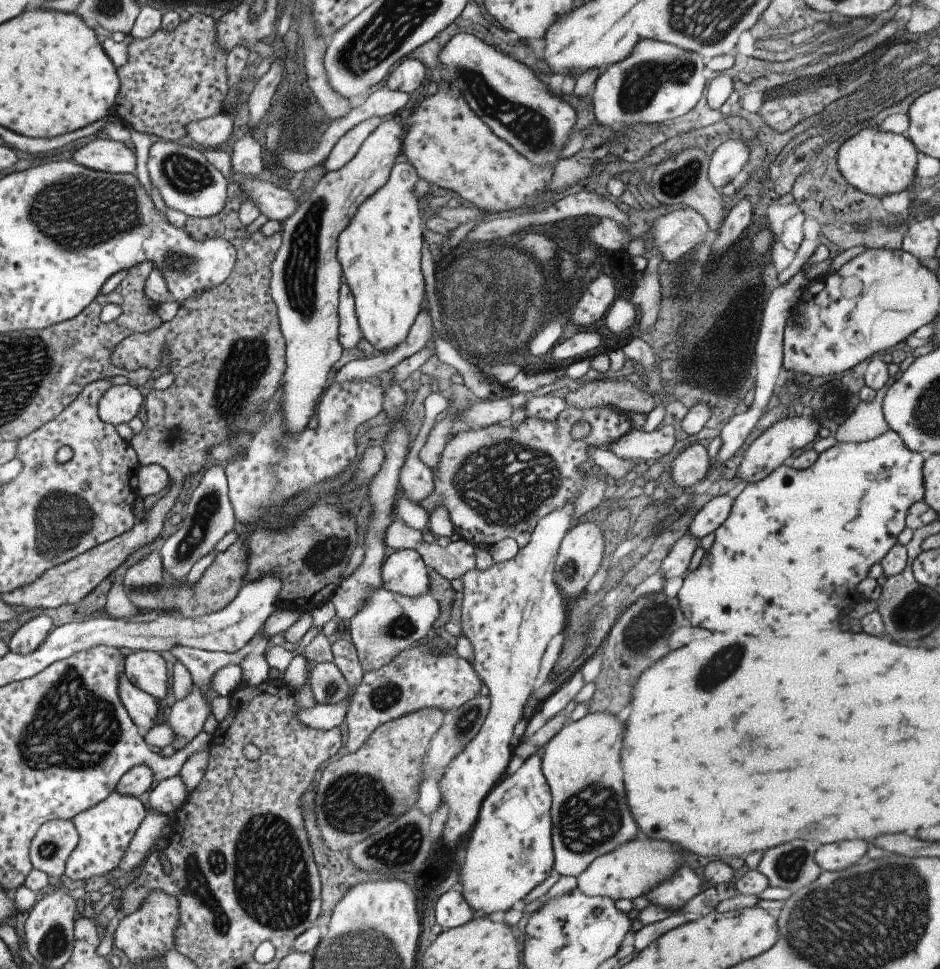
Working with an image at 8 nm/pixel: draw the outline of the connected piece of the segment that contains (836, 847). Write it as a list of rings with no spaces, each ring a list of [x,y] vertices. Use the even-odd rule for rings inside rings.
[[[848,840],[822,846],[815,852],[816,862],[823,871],[838,871],[856,864],[867,854],[869,843],[864,840]]]

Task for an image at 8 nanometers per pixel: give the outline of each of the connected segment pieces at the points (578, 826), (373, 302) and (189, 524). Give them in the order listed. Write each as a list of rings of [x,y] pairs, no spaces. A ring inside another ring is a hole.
[[[604,711],[588,713],[577,721],[572,721],[562,727],[562,730],[546,743],[544,748],[544,758],[542,758],[541,769],[543,775],[546,777],[549,789],[551,790],[552,804],[551,804],[551,839],[553,842],[554,864],[553,868],[560,875],[578,876],[584,872],[588,865],[599,856],[612,852],[614,848],[620,847],[622,843],[630,843],[632,838],[636,838],[638,826],[632,820],[632,814],[628,810],[626,804],[626,792],[624,792],[624,782],[622,782],[622,766],[620,766],[620,754],[622,754],[622,736],[625,736],[624,730],[625,722],[621,722],[614,713]]]
[[[409,162],[395,164],[388,182],[360,205],[358,212],[351,218],[351,223],[338,237],[337,257],[354,297],[362,337],[381,352],[393,351],[406,340],[425,297],[425,282],[421,269],[421,252],[425,242],[422,236],[424,224],[420,217],[419,198],[416,198],[413,192],[418,179],[420,178],[416,169]]]
[[[211,467],[206,470],[199,486],[193,491],[188,506],[186,517],[181,520],[180,529],[175,531],[162,544],[159,557],[162,561],[164,572],[168,572],[174,582],[184,583],[192,566],[215,550],[216,543],[224,538],[227,532],[234,530],[236,524],[235,514],[229,499],[229,488],[223,467]]]

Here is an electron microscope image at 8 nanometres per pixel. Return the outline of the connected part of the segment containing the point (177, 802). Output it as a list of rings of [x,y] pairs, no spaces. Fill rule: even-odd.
[[[178,774],[161,780],[148,794],[148,800],[154,810],[168,815],[178,810],[187,801],[187,796],[186,783]]]

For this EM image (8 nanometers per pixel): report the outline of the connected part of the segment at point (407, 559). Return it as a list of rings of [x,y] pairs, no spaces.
[[[400,549],[383,560],[381,579],[384,588],[392,593],[419,597],[429,594],[429,571],[418,552]]]

